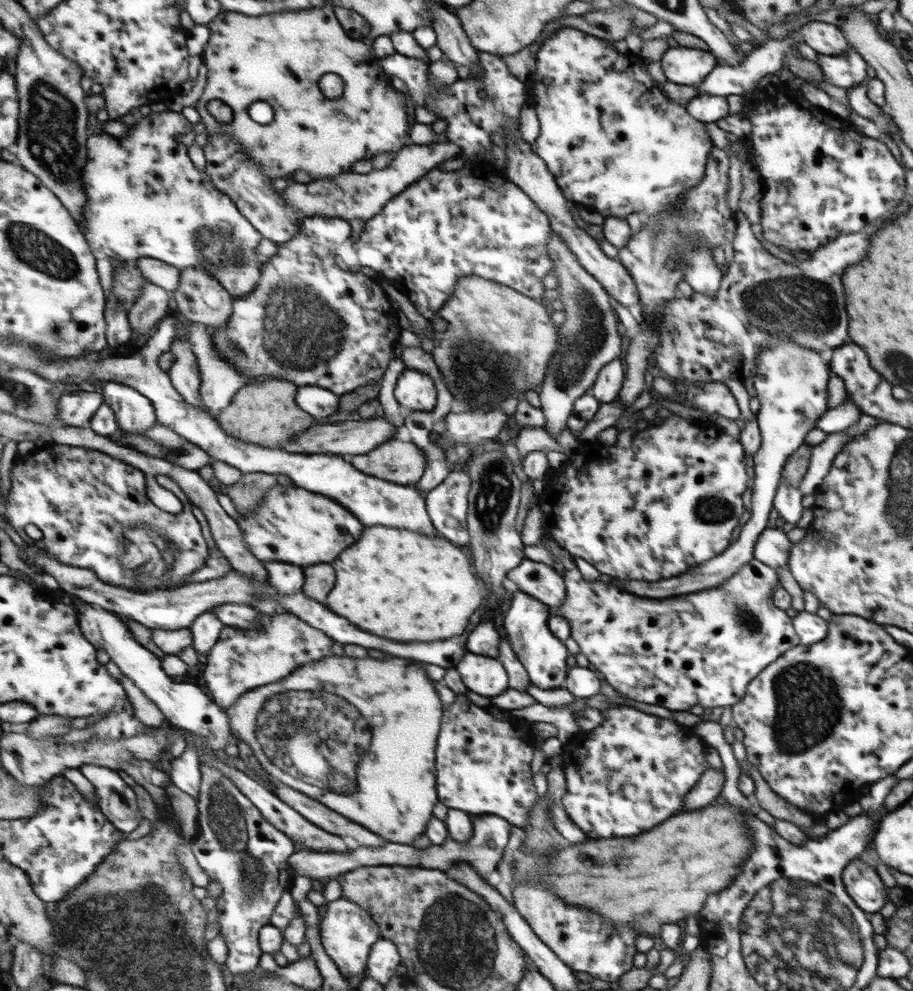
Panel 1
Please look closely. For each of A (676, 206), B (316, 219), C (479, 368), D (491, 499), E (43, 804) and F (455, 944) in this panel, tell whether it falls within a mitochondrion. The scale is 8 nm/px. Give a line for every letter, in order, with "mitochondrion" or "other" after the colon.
A: other
B: other
C: mitochondrion
D: mitochondrion
E: other
F: mitochondrion

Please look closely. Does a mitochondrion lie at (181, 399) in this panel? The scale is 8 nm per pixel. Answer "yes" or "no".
no

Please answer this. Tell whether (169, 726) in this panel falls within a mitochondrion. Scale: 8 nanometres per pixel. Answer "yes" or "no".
no

